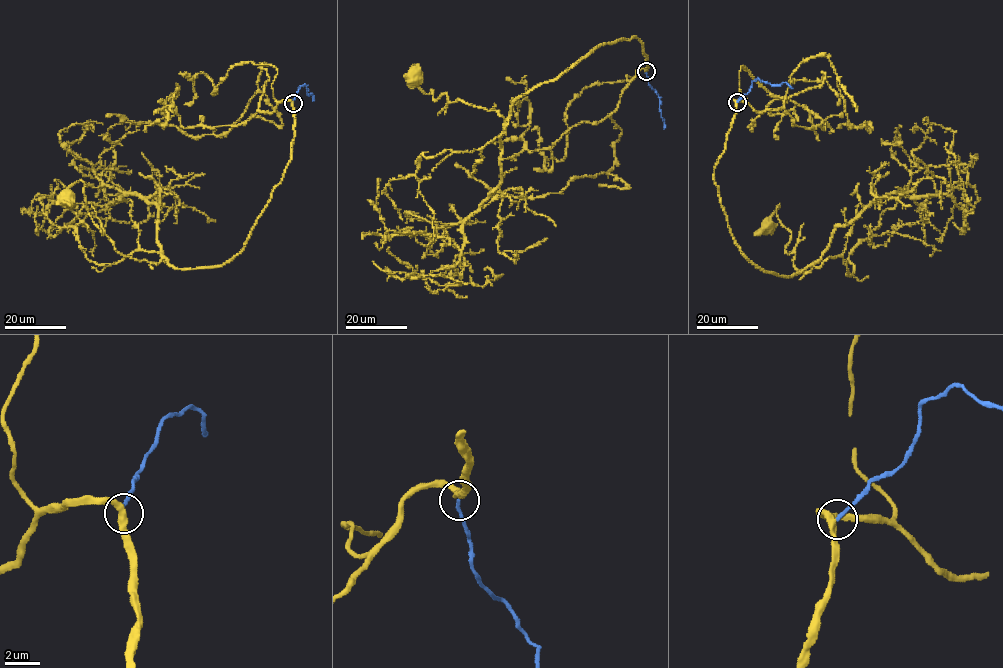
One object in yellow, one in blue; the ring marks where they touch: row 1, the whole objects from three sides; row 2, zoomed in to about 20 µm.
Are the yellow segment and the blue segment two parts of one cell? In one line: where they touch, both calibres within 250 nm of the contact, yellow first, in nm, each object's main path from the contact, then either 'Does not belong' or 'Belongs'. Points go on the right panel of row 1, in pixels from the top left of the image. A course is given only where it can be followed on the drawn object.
Place: (737, 102). Thickness 360 nm (yellow) against 190 nm. Course of yellow: (736, 101), (714, 180), (730, 232), (760, 269), (810, 271), (785, 251), (779, 205), (767, 225). Course of blue: (737, 101), (757, 78), (775, 85), (786, 83), (793, 88). Belongs

